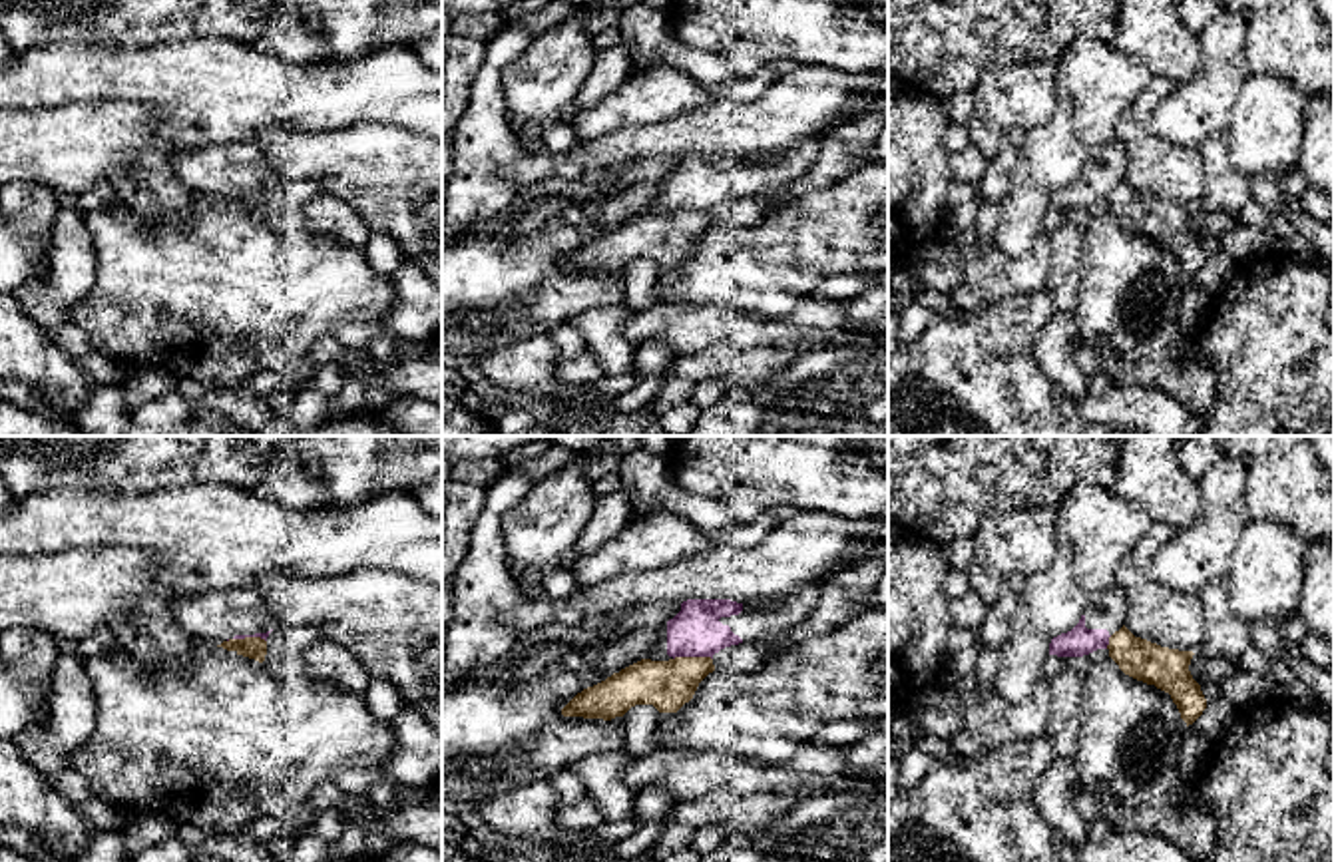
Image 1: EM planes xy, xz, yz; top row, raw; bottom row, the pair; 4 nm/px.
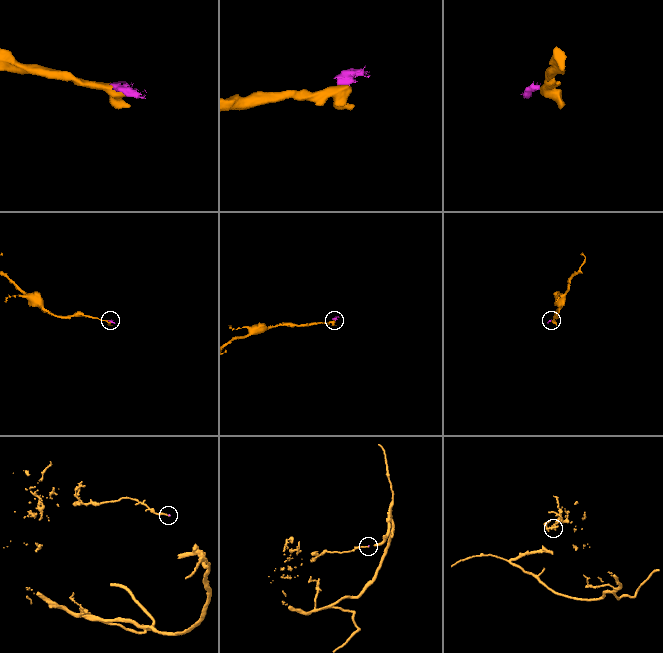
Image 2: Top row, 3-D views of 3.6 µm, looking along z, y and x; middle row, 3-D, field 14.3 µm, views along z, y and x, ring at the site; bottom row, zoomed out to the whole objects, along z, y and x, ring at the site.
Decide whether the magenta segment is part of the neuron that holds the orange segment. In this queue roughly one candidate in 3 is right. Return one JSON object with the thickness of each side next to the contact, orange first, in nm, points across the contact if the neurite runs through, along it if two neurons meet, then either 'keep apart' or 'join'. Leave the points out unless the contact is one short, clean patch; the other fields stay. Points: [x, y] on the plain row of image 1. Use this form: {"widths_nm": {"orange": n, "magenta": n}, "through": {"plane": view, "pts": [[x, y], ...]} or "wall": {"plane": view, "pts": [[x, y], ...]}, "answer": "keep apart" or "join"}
{"widths_nm": {"orange": 200, "magenta": 200}, "wall": {"plane": "xz", "pts": [[711, 212], [673, 214]]}, "answer": "keep apart"}

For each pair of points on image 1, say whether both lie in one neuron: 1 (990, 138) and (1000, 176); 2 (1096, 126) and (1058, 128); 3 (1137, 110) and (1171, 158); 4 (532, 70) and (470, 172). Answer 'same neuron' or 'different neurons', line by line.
1: different neurons
2: different neurons
3: same neuron
4: different neurons

